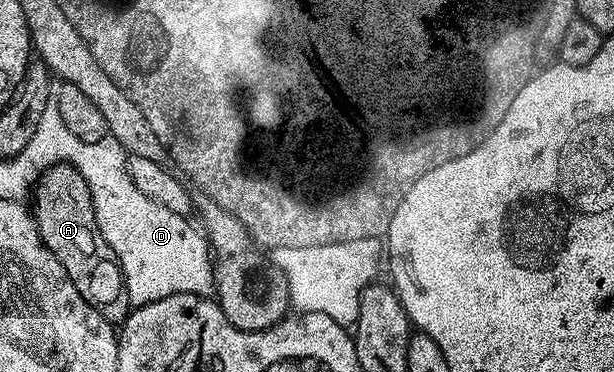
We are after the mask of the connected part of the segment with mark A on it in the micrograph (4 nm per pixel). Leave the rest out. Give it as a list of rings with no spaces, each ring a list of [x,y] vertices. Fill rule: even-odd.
[[[51,165],[40,176],[34,186],[30,212],[36,219],[42,243],[58,259],[58,263],[66,267],[70,283],[78,287],[78,295],[82,295],[82,299],[86,299],[86,303],[90,303],[90,307],[97,309],[108,321],[123,322],[130,312],[124,273],[120,270],[120,263],[116,260],[110,243],[102,239],[89,188],[73,165]]]

